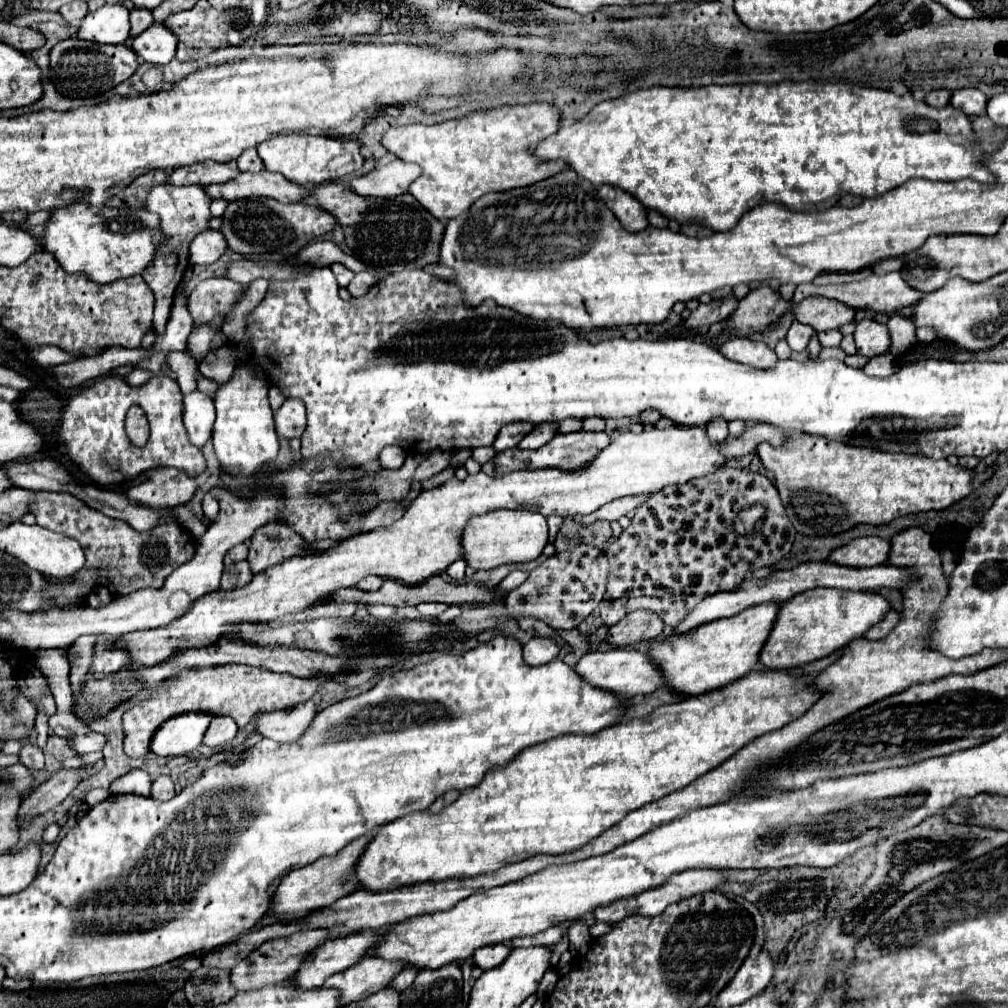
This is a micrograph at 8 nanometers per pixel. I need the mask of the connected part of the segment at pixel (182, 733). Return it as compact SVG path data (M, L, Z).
M182 713L182 717L172 717L154 733L152 752L163 757L187 754L202 743L210 721L212 717L208 713Z

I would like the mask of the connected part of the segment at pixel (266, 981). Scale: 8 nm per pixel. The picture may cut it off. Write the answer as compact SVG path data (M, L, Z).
M310 929L310 931L300 931L294 933L290 937L284 939L274 939L274 941L266 941L264 945L260 945L256 951L252 951L246 959L242 959L232 971L230 971L230 979L234 989L238 991L254 991L254 989L262 989L266 985L276 985L286 981L288 977L292 977L300 963L308 957L308 953L312 953L320 943L324 943L324 939L328 937L326 929Z

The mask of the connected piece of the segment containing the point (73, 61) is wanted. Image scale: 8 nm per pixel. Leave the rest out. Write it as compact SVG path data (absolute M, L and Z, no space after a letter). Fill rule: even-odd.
M70 37L60 41L50 51L50 75L54 87L64 95L72 99L88 99L102 95L116 87L118 83L126 81L136 69L140 61L134 57L134 49L128 45L102 45L94 41L82 41L78 37Z

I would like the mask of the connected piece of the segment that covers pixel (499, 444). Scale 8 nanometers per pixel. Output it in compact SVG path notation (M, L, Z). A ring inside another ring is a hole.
M506 425L504 429L500 429L494 447L496 451L504 451L504 449L512 449L518 447L518 443L534 429L534 425Z

